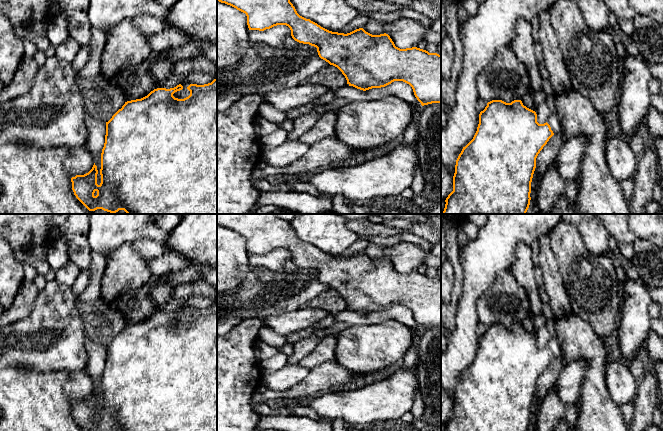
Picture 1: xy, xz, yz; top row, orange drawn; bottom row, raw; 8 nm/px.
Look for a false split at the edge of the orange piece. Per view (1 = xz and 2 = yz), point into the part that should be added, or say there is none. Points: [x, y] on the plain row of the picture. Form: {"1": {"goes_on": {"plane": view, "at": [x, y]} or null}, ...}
{"1": {"goes_on": null}, "2": {"goes_on": {"plane": "yz", "at": [553, 344]}}}

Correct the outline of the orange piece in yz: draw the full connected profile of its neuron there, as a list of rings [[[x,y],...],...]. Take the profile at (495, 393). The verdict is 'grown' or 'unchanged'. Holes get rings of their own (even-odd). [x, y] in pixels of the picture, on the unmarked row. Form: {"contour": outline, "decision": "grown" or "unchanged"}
{"contour": [[[521,324],[488,326],[479,338],[473,363],[456,384],[453,415],[446,422],[445,431],[529,431],[536,382],[549,363],[562,354],[556,335],[549,339],[546,347],[539,348],[536,336],[524,330]]], "decision": "grown"}

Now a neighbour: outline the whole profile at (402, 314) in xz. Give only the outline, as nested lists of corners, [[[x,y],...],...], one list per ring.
[[[394,305],[385,311],[372,312],[366,315],[346,309],[335,314],[335,318],[337,322],[344,322],[349,326],[374,325],[391,319],[407,325],[413,330],[413,340],[411,347],[404,354],[402,362],[404,368],[409,370],[415,369],[418,361],[418,337],[422,329],[415,321],[413,313],[409,308],[403,305]]]

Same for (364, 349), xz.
[[[391,319],[374,325],[354,325],[336,335],[335,360],[362,376],[402,360],[411,347],[413,330]]]

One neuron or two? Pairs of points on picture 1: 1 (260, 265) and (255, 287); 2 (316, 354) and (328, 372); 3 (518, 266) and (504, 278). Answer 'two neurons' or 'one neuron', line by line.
1: one neuron
2: two neurons
3: two neurons

